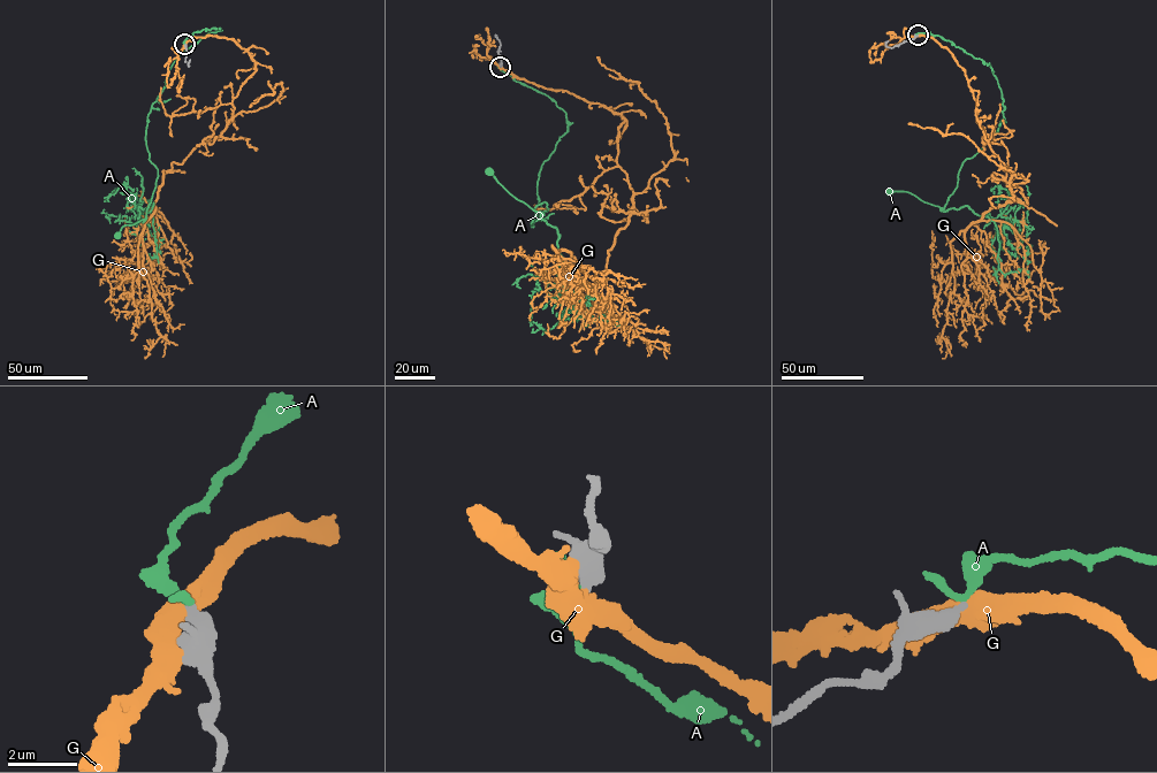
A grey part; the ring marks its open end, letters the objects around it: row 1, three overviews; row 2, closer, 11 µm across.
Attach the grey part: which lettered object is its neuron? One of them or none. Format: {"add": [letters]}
{"add": []}

